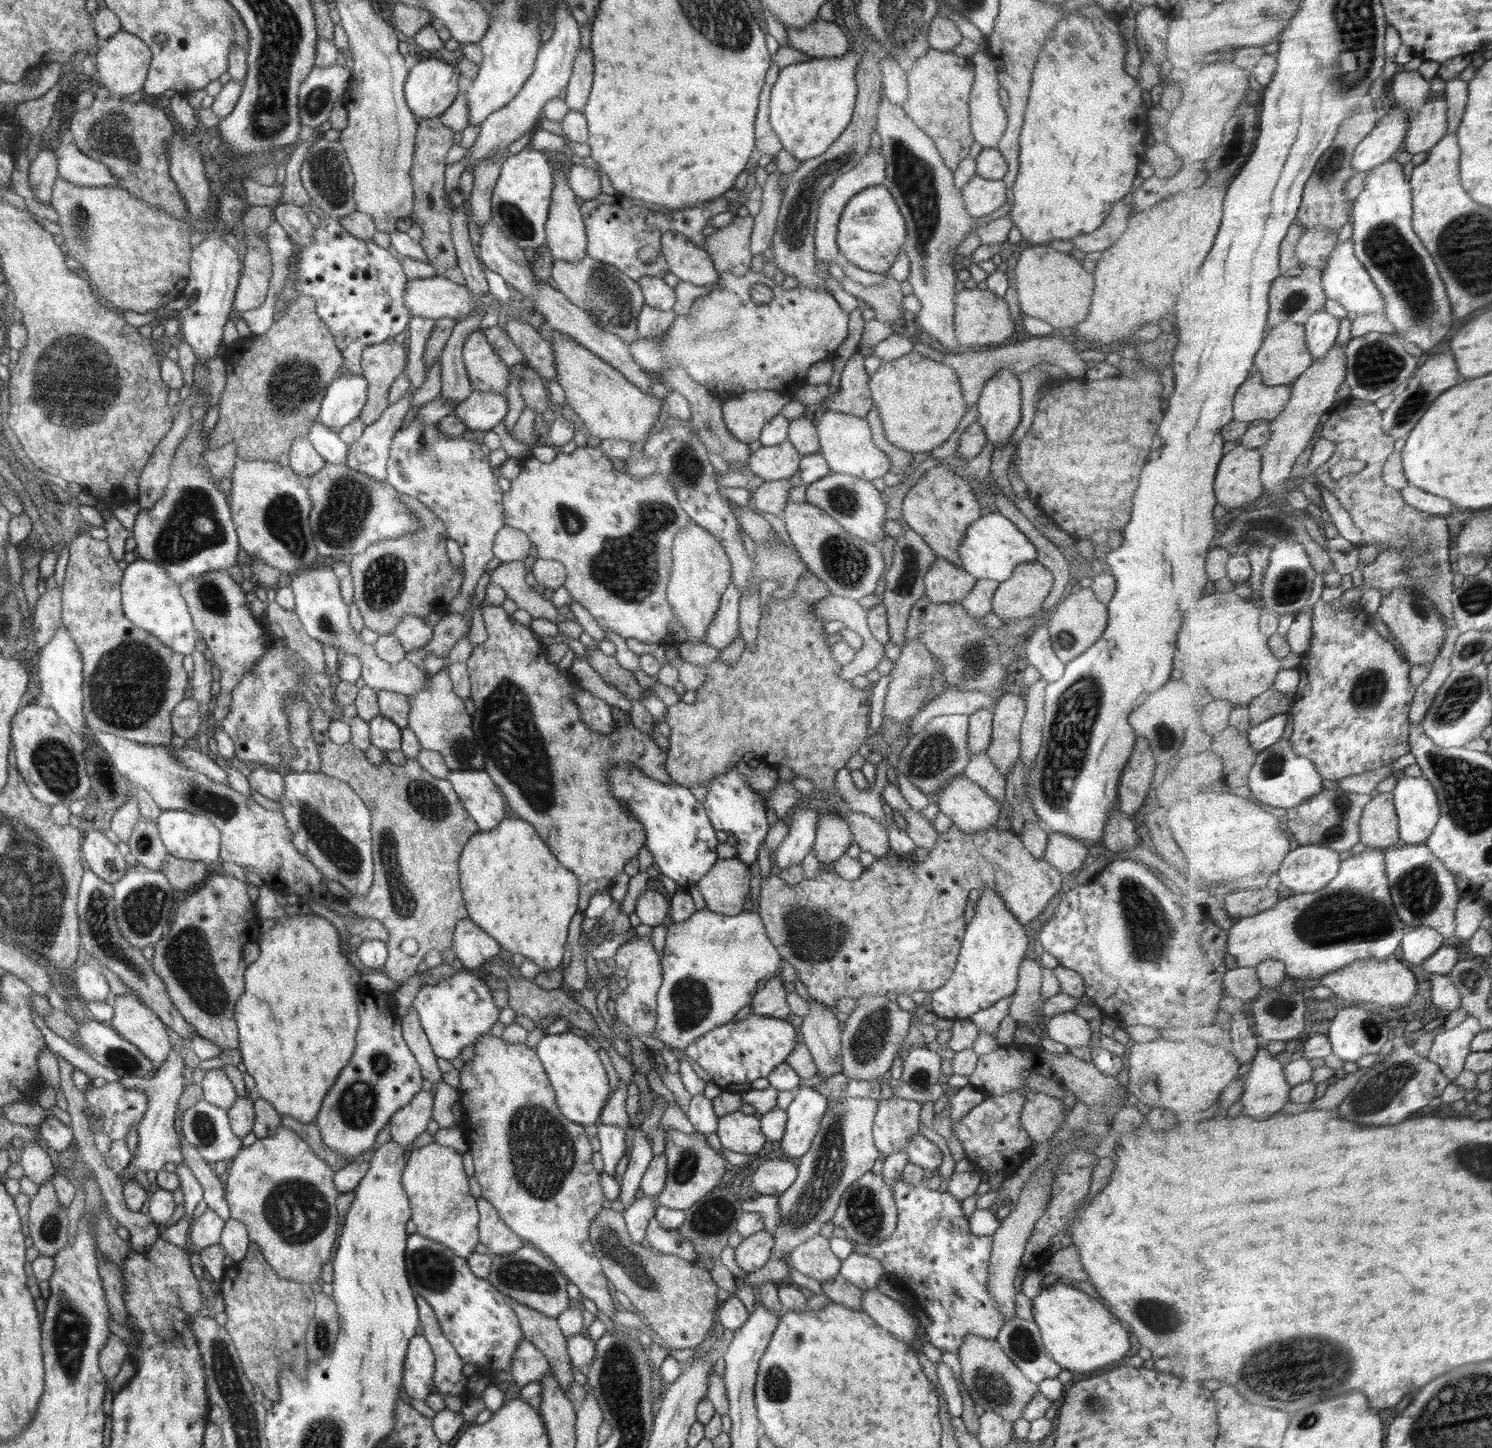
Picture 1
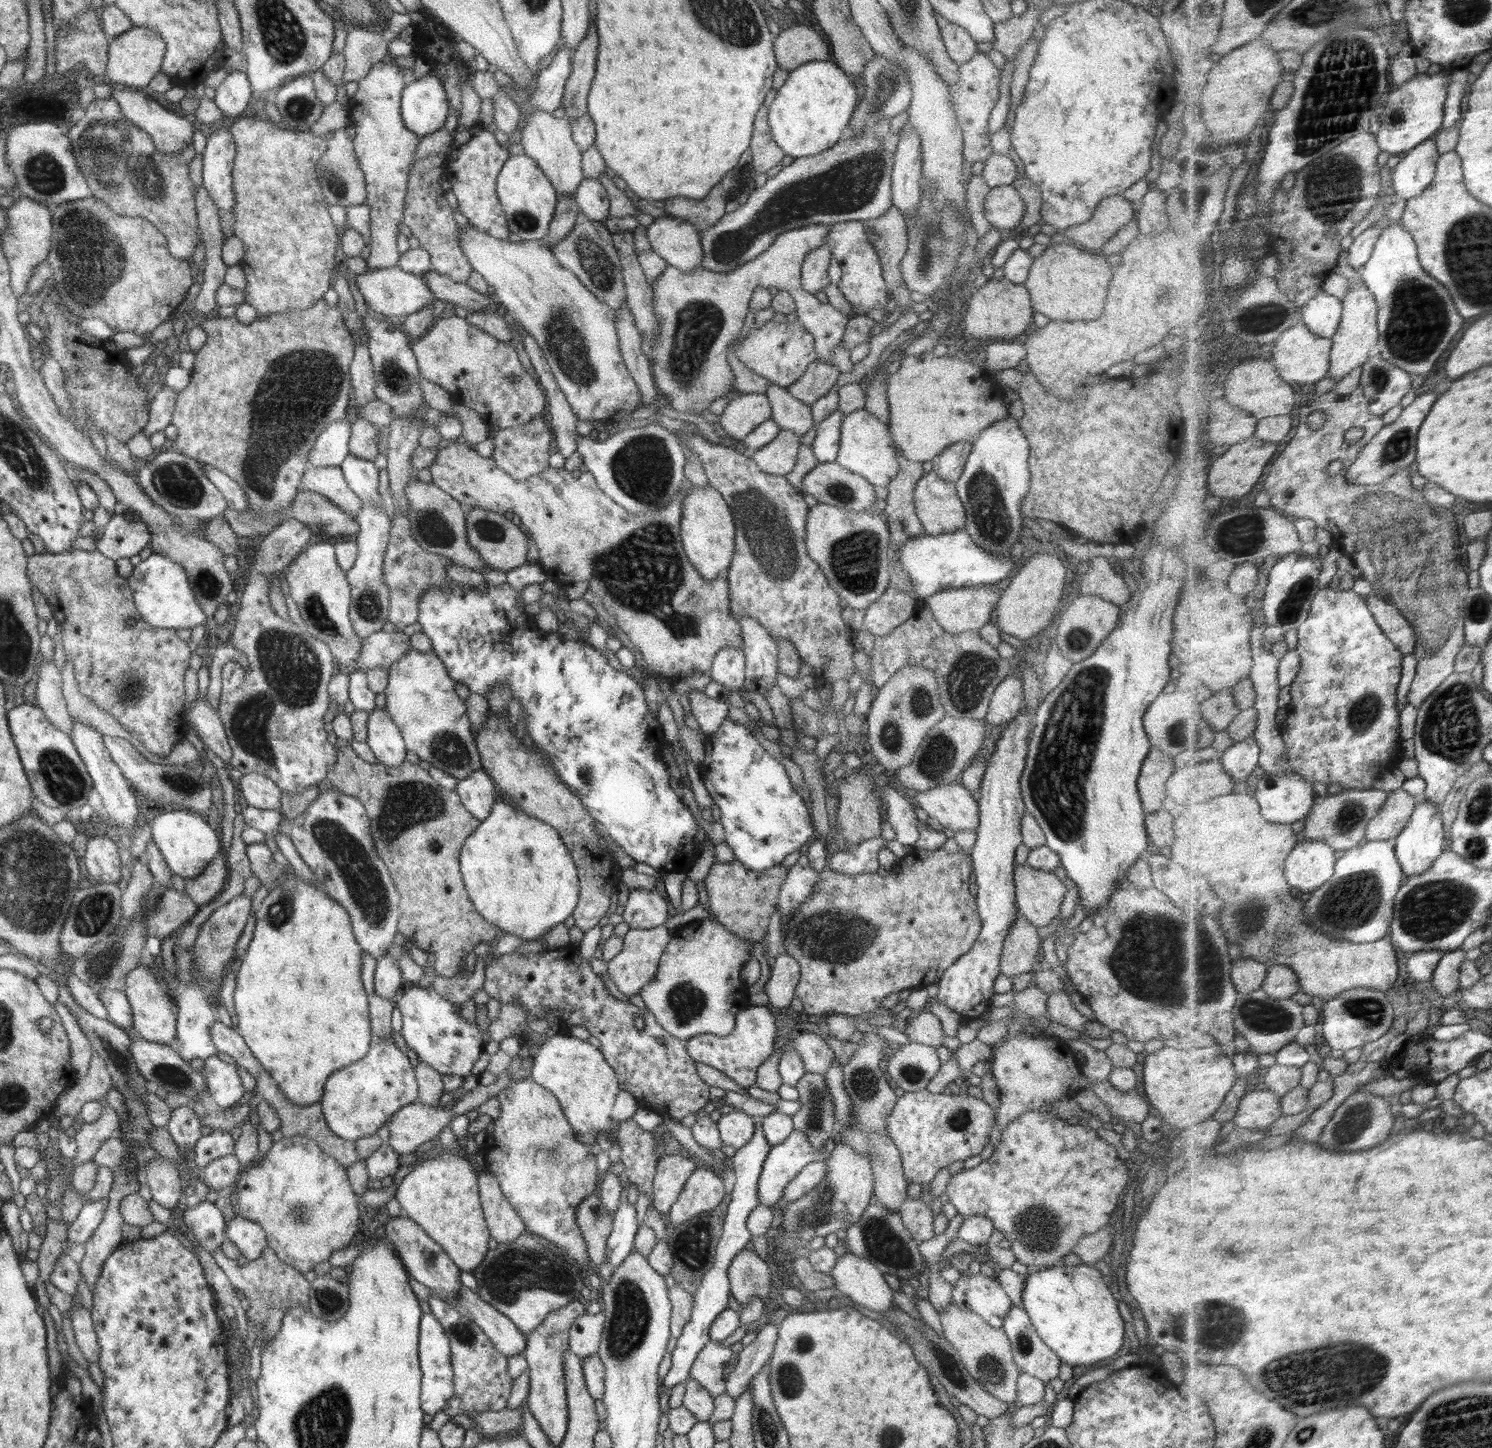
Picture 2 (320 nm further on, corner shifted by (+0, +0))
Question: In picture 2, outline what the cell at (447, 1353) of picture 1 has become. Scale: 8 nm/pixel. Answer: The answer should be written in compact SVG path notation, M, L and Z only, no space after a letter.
M435 1294L429 1296L428 1304L450 1342L454 1392L444 1405L443 1412L452 1418L456 1415L505 1410L513 1387L513 1380L508 1374L507 1357L496 1350L478 1323L462 1316L455 1306Z

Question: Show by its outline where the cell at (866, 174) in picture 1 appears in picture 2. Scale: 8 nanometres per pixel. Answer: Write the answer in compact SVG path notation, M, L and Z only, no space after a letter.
M825 242L820 248L806 255L801 270L801 285L806 292L815 295L831 283L828 276L830 260L832 260L832 253Z

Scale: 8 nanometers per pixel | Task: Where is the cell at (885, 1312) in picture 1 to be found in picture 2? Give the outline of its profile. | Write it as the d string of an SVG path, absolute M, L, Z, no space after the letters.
M850 1251L837 1258L831 1272L837 1291L841 1296L848 1296L870 1310L886 1314L894 1304L893 1290L884 1279L883 1272Z

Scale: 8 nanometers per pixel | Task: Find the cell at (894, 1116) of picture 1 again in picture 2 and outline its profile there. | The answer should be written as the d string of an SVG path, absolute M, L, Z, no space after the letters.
M928 1089L905 1092L897 1097L892 1114L885 1118L887 1132L898 1147L903 1174L909 1182L931 1182L941 1168L956 1160L976 1156L990 1142L990 1131L996 1121L996 1111L983 1099L966 1093L934 1094Z

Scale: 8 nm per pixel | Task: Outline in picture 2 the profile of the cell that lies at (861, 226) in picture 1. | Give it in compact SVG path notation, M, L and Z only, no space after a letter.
M846 221L832 224L829 227L825 245L832 256L838 260L842 269L842 276L837 287L844 298L853 306L855 315L866 315L871 308L884 308L888 302L889 290L883 279L883 270L879 256L872 243L867 239L863 221Z

